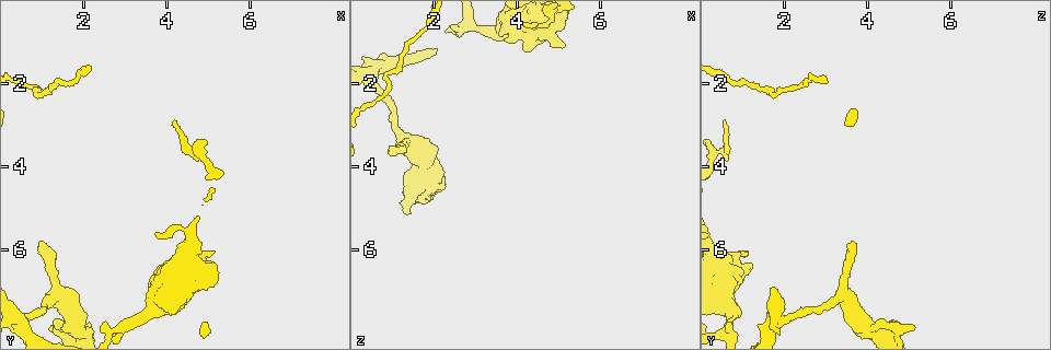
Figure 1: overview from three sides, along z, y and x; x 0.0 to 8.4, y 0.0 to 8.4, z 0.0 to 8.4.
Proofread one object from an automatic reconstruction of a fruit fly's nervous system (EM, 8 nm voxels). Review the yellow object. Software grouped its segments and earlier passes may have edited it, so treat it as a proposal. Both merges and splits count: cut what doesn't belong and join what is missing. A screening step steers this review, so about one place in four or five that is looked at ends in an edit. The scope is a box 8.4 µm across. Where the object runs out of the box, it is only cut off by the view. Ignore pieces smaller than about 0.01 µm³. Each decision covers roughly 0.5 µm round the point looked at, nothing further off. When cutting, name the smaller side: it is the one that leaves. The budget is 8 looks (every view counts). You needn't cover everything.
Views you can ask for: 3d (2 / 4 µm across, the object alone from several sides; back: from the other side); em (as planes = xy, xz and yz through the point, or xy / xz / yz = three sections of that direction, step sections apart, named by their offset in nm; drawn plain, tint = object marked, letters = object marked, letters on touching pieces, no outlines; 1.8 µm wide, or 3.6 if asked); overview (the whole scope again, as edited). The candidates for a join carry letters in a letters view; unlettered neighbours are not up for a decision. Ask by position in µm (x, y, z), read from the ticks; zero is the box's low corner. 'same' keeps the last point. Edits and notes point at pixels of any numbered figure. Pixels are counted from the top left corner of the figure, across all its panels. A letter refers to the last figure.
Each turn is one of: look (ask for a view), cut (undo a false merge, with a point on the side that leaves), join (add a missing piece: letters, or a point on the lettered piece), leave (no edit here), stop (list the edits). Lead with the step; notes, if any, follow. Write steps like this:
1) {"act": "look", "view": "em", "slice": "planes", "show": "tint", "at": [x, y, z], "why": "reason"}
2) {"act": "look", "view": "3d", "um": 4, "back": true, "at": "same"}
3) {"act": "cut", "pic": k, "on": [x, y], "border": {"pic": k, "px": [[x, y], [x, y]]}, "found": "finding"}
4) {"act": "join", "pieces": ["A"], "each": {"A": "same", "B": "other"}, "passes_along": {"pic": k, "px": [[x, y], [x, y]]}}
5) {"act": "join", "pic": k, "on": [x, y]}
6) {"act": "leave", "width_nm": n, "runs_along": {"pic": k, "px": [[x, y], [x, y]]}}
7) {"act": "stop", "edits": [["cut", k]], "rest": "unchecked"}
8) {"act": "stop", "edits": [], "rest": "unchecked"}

{"act": "look", "view": "em", "slice": "xz", "step": 16, "show": "tint", "at": [5.15, 6.00, 1.10], "why": "an open end"}

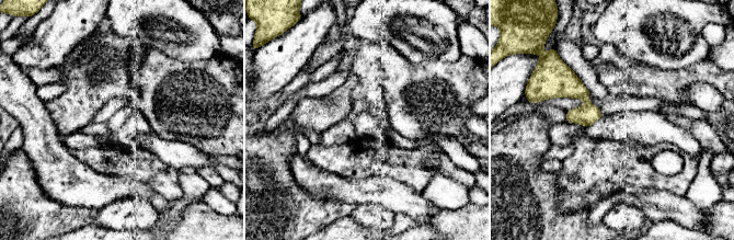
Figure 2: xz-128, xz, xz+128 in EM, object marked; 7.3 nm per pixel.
{"act": "look", "view": "em", "slice": "planes", "show": "letters", "at": "same"}

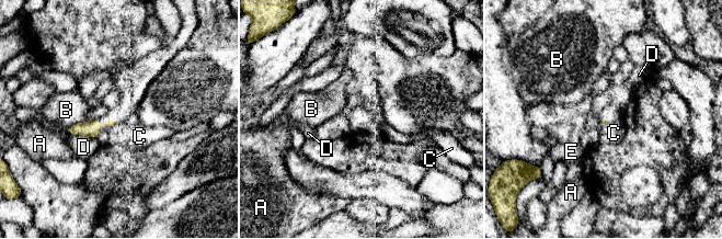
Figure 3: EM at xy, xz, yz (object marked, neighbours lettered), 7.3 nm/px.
{"act": "leave", "each": {"A": "other", "B": "other", "C": "other", "D": "other", "E": "other"}, "border": {"pic": 3, "px": [[114, 124], [106, 129]]}, "found": "no lettered piece goes on from it"}

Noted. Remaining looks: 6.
{"act": "look", "view": "3d", "um": 4, "at": [4.55, 3.60, 0.65], "why": "narrows sharply"}

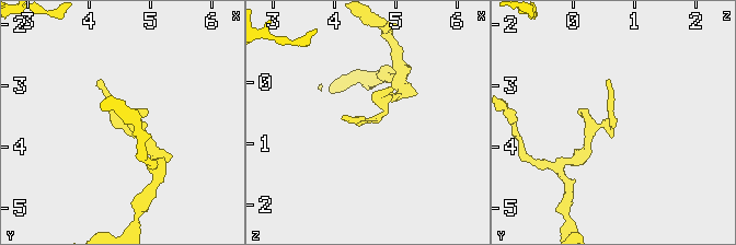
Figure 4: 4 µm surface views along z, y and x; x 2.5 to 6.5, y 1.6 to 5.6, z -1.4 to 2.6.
{"act": "look", "view": "em", "slice": "planes", "show": "plain", "at": [4.60, 3.55, 0.60]}

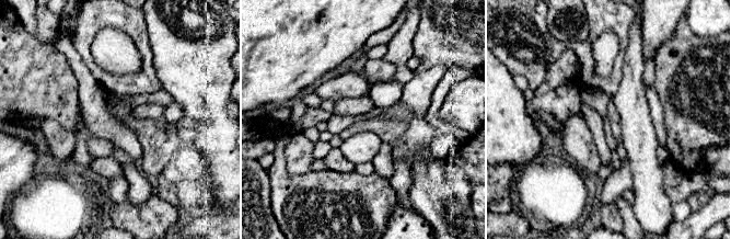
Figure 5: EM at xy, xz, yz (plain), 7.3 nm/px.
{"act": "look", "view": "em", "slice": "planes", "show": "letters", "at": "same"}

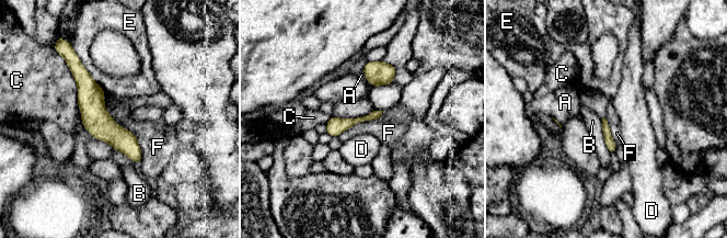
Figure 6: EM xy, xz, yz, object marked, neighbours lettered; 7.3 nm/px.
{"act": "leave", "width_nm": 70, "each": {"A": "other", "B": "other", "C": "other", "D": "other", "E": "other", "F": "other"}, "found": "one neuron here"}

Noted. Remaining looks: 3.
{"act": "look", "view": "em", "slice": "yz", "step": 4, "show": "tint", "at": [1.45, 7.85, 5.10], "why": "an open end"}

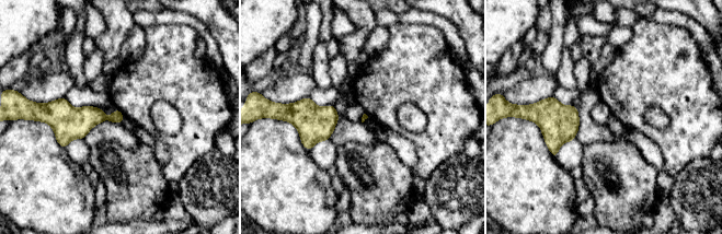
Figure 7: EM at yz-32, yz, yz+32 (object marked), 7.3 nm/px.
{"act": "look", "view": "em", "slice": "planes", "show": "letters", "at": "same"}

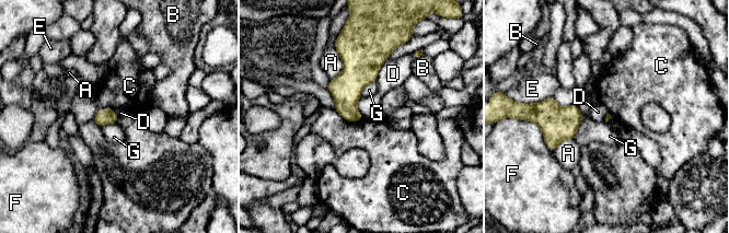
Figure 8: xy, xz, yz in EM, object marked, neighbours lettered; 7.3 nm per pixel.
{"act": "leave", "each": {"A": "other", "B": "other", "C": "other", "D": "other", "E": "other", "F": "other", "G": "other"}, "border": {"pic": 8, "px": [[386, 59], [381, 66], [375, 80]]}, "found": "none of them fits"}

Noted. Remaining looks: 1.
{"act": "stop", "edits": [], "rest": "unchecked"}

